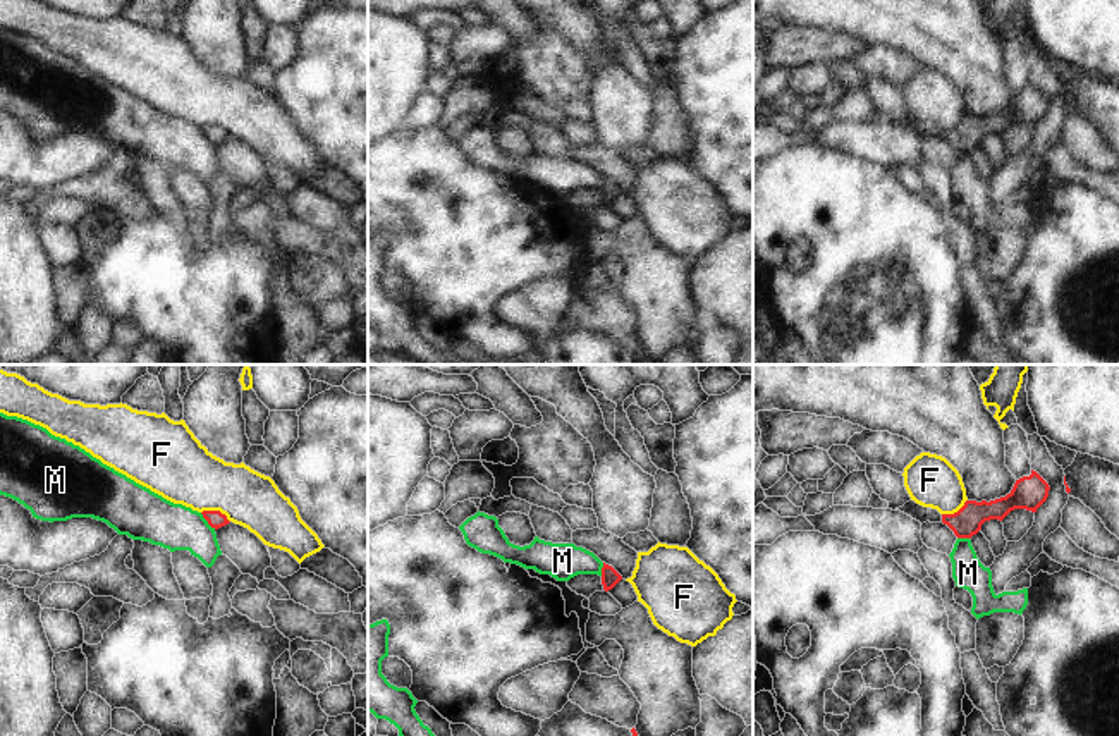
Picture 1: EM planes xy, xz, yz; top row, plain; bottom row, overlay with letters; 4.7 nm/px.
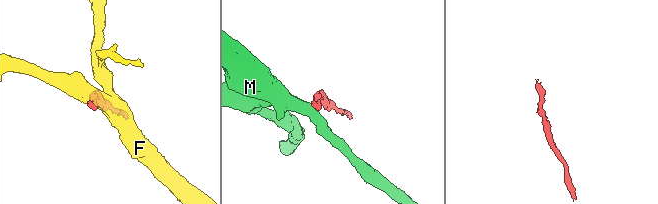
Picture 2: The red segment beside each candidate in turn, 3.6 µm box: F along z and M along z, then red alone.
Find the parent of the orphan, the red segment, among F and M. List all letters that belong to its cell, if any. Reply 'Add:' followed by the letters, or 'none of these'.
Add: none of these

